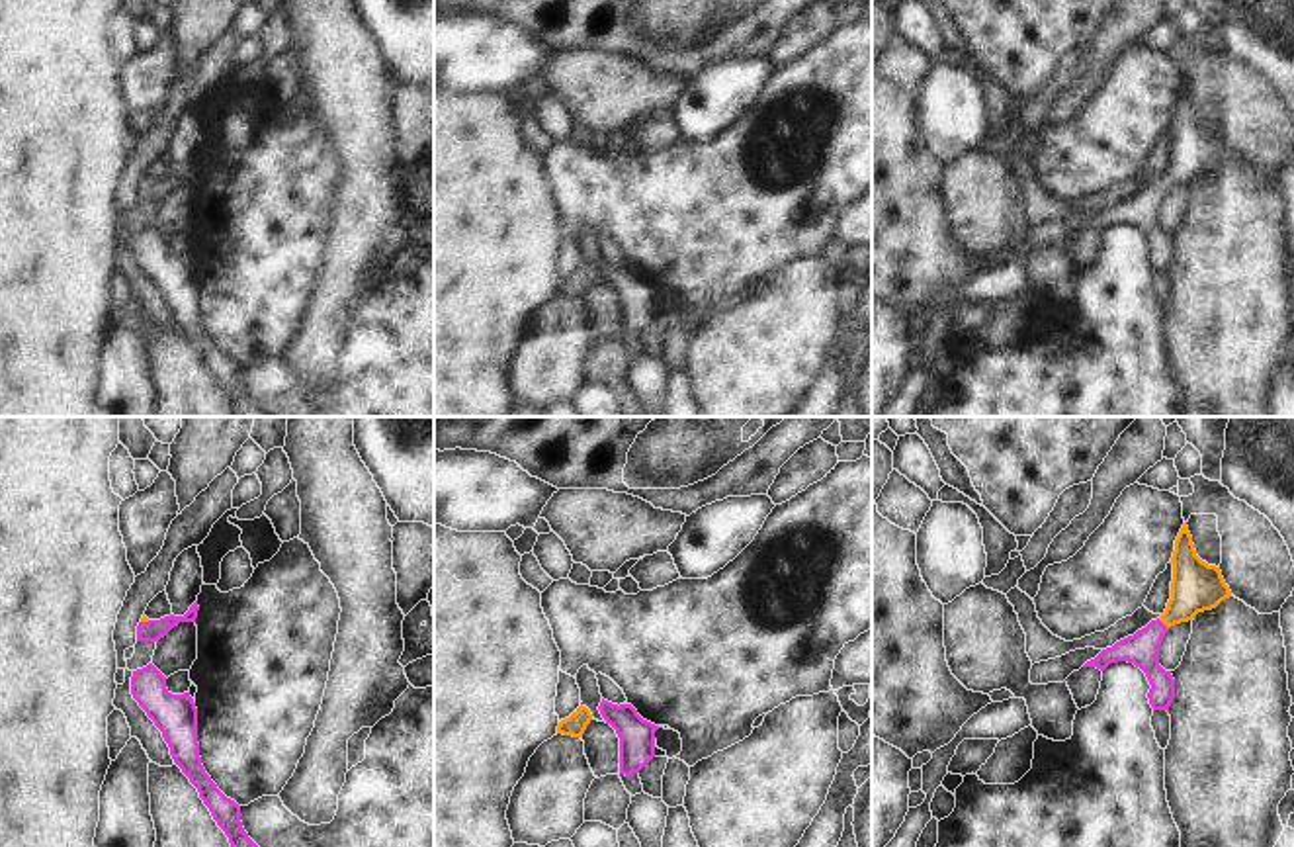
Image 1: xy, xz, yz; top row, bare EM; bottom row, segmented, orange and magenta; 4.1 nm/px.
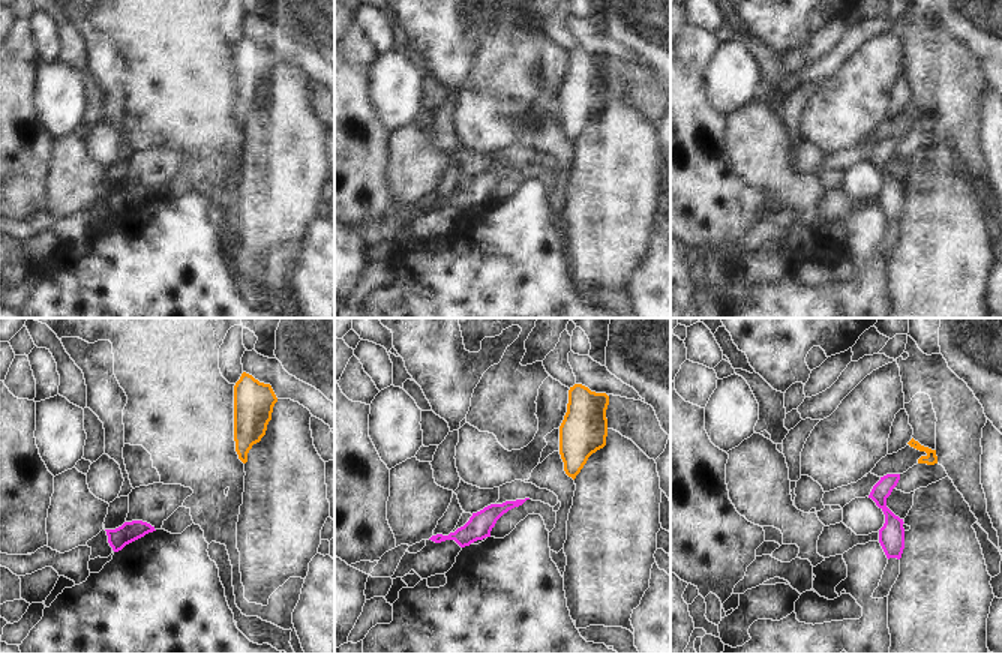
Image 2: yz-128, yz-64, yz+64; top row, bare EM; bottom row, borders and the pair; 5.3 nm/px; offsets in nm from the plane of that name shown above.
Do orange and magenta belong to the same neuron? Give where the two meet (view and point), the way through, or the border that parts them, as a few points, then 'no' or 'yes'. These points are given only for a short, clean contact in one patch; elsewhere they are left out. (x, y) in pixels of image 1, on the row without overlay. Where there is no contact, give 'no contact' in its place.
yz (1164, 184) | across yz (1195, 149), (1164, 184), (1142, 210) | yes

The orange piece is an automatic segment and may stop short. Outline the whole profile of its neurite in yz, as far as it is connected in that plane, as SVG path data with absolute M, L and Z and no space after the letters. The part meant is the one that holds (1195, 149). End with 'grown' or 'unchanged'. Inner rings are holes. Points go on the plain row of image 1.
M1186 84L1175 102L1171 125L1171 160L1165 174L1134 198L1102 211L1095 221L1083 227L1104 233L1116 223L1134 225L1145 235L1151 246L1147 254L1151 270L1167 274L1175 260L1175 241L1171 233L1159 227L1159 207L1167 192L1175 186L1192 182L1198 174L1216 170L1222 162L1231 158L1220 129L1208 127L1196 117Z | grown

